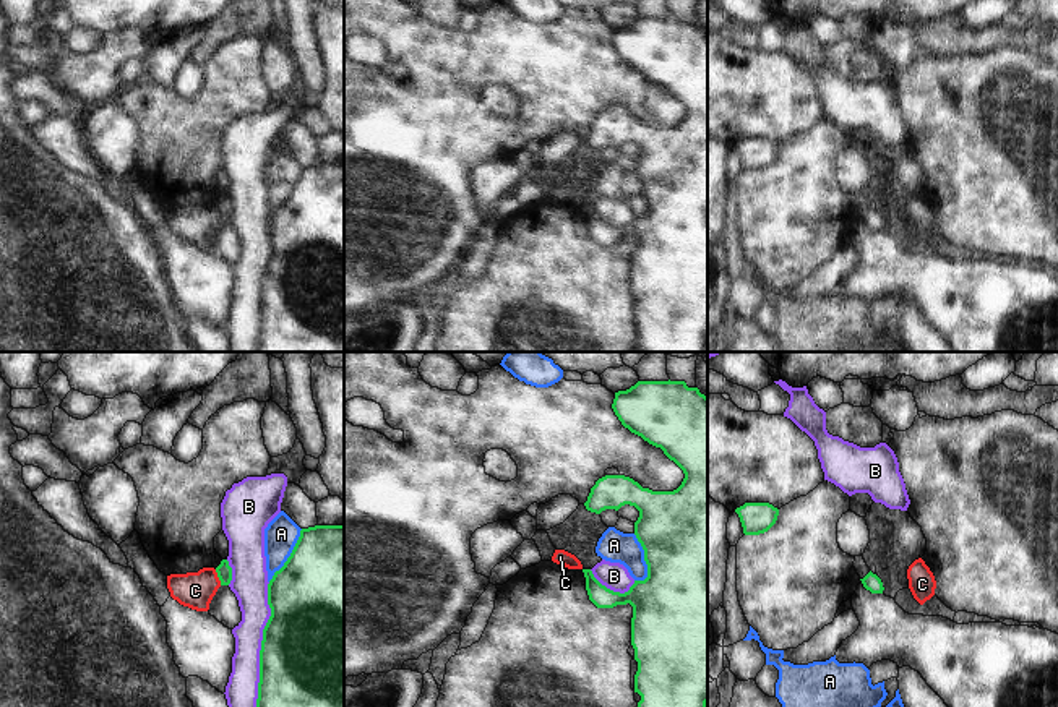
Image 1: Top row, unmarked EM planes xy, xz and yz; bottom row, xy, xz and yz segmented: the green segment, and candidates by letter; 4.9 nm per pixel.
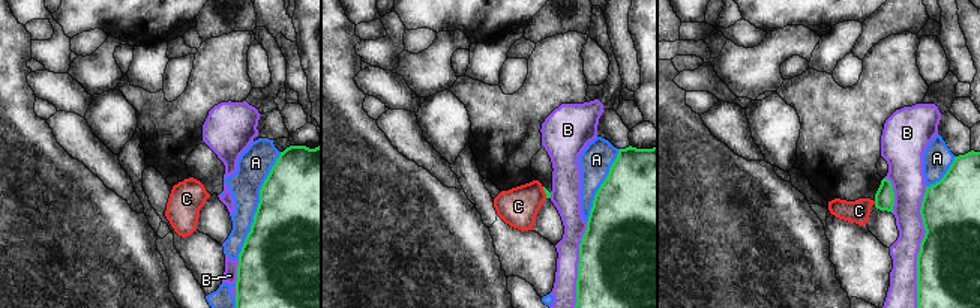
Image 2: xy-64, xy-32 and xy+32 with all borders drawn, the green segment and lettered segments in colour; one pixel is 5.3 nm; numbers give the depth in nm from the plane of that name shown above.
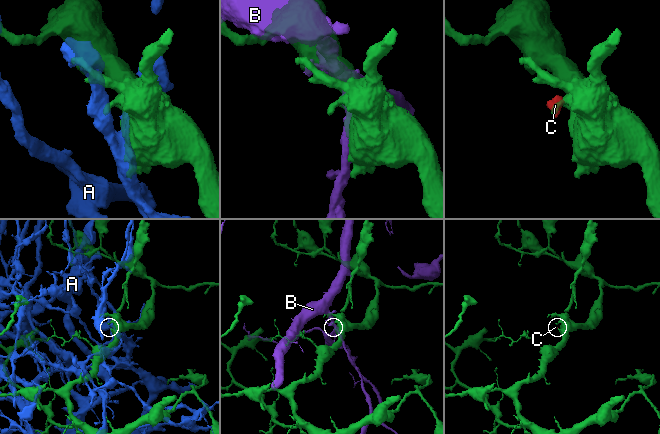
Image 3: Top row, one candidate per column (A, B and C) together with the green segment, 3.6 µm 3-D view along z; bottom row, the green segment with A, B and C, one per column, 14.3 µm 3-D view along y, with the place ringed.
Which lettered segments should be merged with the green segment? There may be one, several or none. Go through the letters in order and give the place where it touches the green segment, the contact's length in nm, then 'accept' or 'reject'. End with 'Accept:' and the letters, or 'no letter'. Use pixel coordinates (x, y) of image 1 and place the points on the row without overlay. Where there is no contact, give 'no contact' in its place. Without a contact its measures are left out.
A: meets green in xz at (645, 195); contact 240 nm long; reject
B: meets green in xy at (262, 286); contact 650 nm long; reject
C: meets green in xy at (218, 213); contact 90 nm long; reject
Accept: no letter

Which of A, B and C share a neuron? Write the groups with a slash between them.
A / B / C

